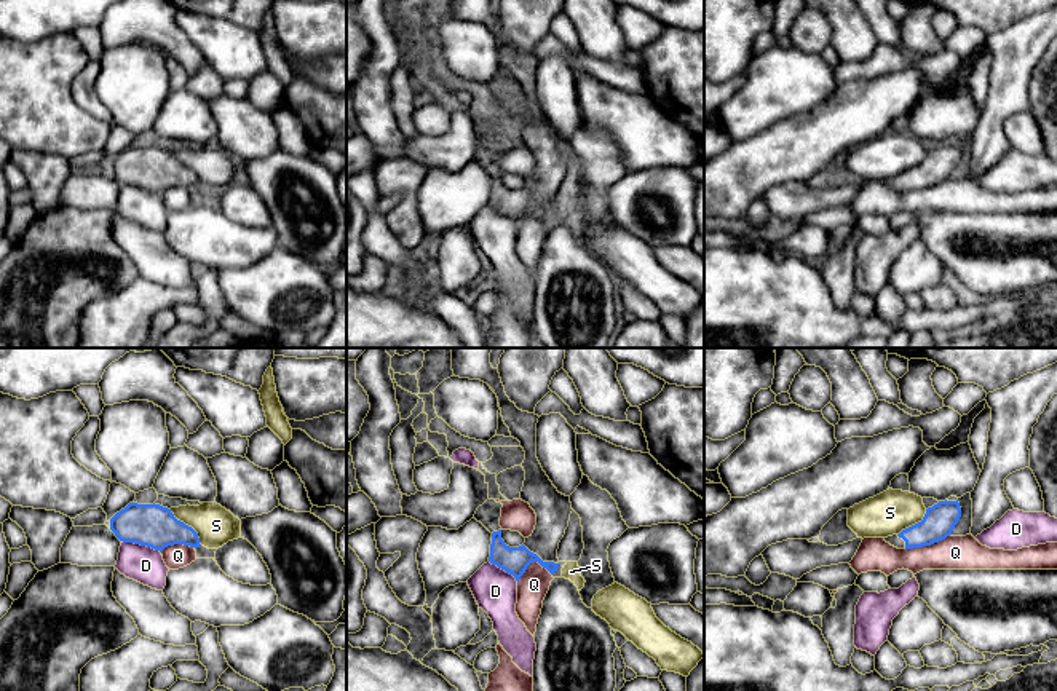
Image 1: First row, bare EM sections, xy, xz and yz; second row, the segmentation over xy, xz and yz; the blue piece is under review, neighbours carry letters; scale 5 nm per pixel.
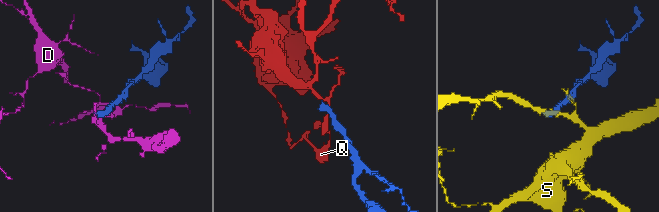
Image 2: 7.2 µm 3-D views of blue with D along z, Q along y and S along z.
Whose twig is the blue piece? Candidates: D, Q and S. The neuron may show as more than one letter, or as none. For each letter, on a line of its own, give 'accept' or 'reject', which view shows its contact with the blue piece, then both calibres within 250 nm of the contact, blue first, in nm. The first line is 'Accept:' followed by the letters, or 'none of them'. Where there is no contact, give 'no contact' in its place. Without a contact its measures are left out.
Accept: none of them
D: reject; contact in xy; calibres 220 and 190 nm
Q: reject; contact in yz; calibres 160 and 180 nm
S: reject; contact in xy; calibres 220 and 200 nm

